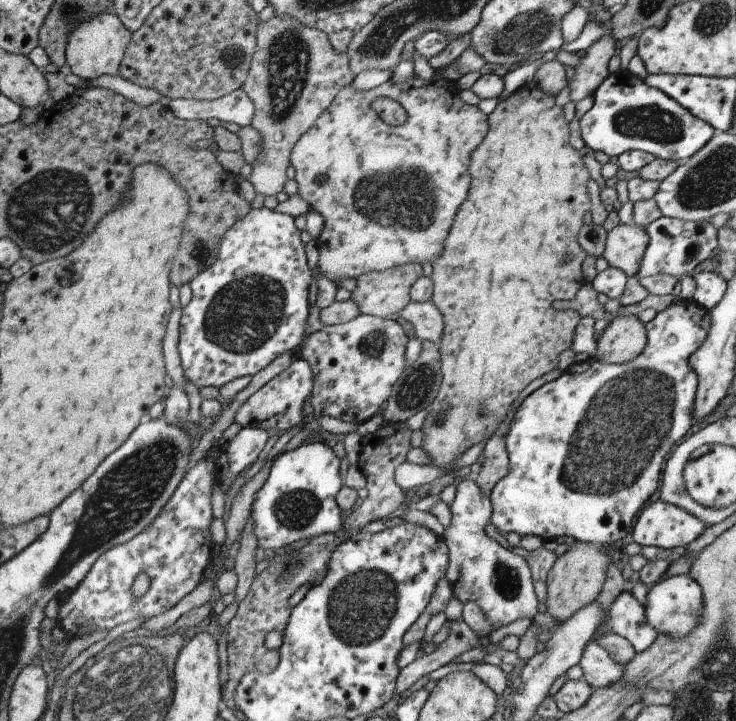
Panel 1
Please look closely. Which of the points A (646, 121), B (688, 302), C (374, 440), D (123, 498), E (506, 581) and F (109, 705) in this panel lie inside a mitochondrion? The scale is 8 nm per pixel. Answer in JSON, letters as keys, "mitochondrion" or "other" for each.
{"A":"mitochondrion","B":"other","C":"other","D":"mitochondrion","E":"mitochondrion","F":"mitochondrion"}

